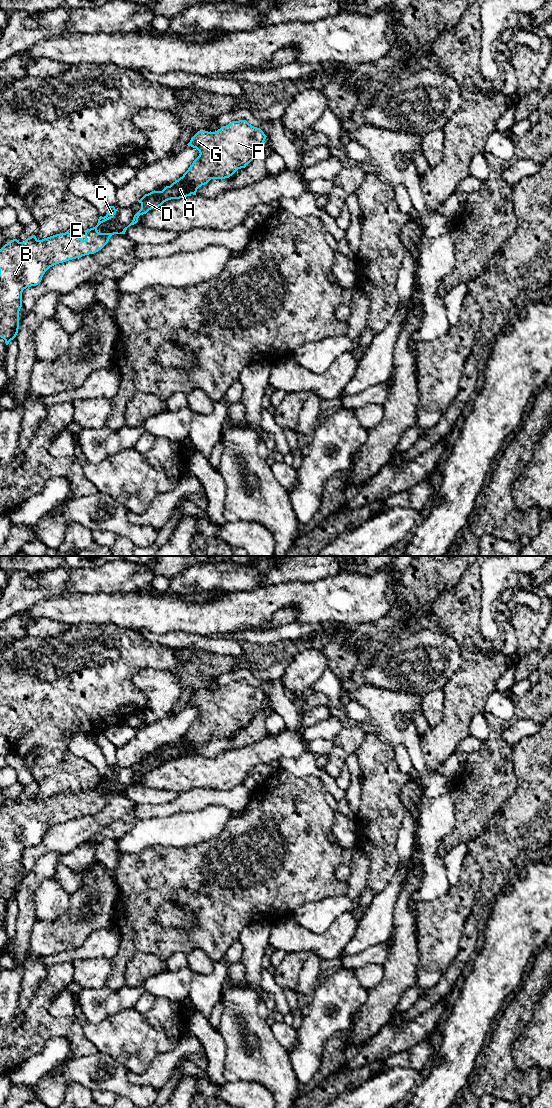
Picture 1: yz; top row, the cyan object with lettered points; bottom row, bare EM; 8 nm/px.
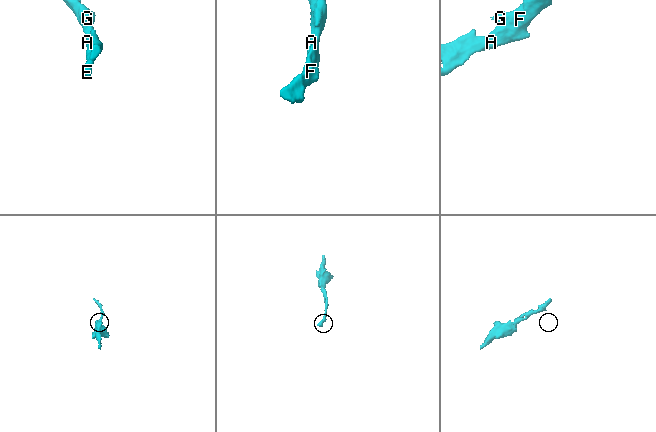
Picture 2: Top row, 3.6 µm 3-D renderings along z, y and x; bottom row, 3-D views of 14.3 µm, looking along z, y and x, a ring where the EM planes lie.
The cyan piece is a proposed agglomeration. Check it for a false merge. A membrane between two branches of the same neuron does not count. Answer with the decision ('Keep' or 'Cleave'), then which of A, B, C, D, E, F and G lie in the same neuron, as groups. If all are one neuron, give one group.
Keep. Groups: A B C D E F G

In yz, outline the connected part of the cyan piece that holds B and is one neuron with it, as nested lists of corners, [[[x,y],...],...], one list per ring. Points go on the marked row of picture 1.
[[[246,120],[232,121],[215,132],[198,131],[187,144],[199,151],[199,156],[193,161],[188,170],[170,186],[162,191],[152,191],[145,194],[138,202],[141,209],[134,215],[132,222],[122,232],[100,233],[97,227],[114,217],[116,209],[108,207],[107,214],[98,219],[95,227],[85,230],[85,239],[82,240],[74,233],[60,233],[42,240],[35,235],[27,238],[24,242],[17,239],[11,240],[0,249],[0,337],[6,345],[13,340],[19,329],[19,311],[22,307],[22,292],[27,287],[38,285],[45,272],[52,266],[85,255],[94,254],[101,250],[114,234],[125,234],[128,227],[138,222],[140,215],[149,210],[161,206],[171,199],[180,199],[196,195],[197,189],[207,184],[211,179],[225,179],[232,176],[238,169],[245,168],[262,148],[266,139],[264,132],[252,126]]]

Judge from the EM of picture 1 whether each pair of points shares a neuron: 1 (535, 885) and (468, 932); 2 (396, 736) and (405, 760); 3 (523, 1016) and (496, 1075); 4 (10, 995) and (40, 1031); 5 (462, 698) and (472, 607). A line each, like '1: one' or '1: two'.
1: two
2: two
3: one
4: two
5: one

